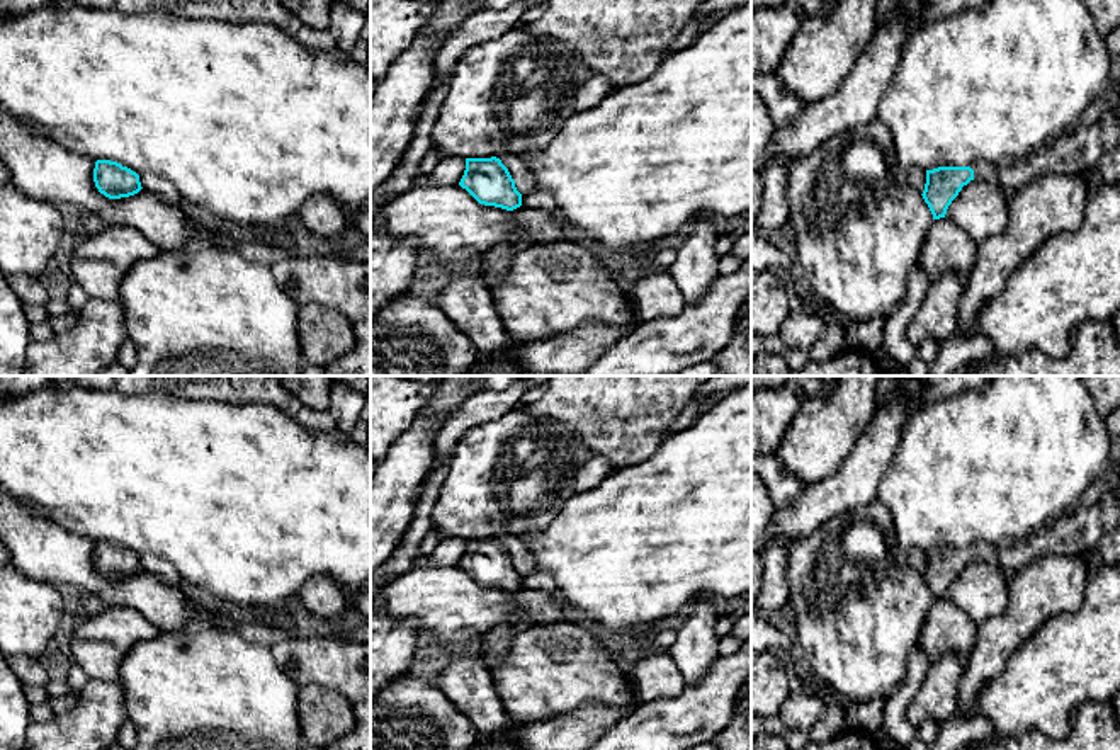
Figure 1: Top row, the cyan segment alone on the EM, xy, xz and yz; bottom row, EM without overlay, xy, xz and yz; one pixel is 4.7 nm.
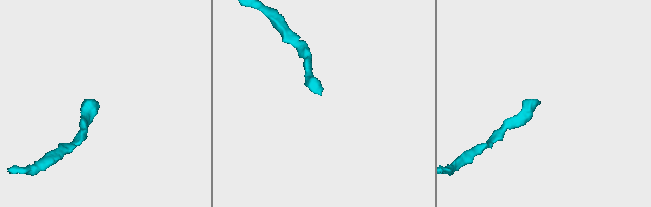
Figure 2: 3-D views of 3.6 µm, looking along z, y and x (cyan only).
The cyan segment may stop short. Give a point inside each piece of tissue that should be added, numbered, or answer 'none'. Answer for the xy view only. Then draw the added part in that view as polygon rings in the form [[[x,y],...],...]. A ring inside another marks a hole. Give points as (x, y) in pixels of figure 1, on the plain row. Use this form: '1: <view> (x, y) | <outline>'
none

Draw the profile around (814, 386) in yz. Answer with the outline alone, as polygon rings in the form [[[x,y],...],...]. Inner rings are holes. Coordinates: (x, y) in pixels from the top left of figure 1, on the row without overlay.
[[[751,376],[751,393],[785,384],[800,386],[804,393],[812,398],[828,396],[833,389],[826,386],[819,376]]]

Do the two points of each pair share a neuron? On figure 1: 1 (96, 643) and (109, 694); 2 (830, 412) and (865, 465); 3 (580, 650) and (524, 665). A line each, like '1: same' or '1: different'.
1: different
2: different
3: same

